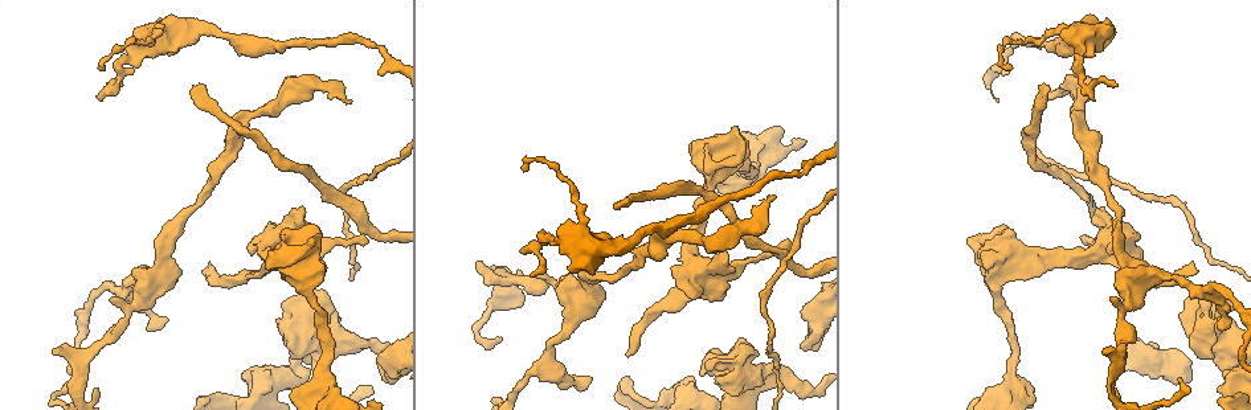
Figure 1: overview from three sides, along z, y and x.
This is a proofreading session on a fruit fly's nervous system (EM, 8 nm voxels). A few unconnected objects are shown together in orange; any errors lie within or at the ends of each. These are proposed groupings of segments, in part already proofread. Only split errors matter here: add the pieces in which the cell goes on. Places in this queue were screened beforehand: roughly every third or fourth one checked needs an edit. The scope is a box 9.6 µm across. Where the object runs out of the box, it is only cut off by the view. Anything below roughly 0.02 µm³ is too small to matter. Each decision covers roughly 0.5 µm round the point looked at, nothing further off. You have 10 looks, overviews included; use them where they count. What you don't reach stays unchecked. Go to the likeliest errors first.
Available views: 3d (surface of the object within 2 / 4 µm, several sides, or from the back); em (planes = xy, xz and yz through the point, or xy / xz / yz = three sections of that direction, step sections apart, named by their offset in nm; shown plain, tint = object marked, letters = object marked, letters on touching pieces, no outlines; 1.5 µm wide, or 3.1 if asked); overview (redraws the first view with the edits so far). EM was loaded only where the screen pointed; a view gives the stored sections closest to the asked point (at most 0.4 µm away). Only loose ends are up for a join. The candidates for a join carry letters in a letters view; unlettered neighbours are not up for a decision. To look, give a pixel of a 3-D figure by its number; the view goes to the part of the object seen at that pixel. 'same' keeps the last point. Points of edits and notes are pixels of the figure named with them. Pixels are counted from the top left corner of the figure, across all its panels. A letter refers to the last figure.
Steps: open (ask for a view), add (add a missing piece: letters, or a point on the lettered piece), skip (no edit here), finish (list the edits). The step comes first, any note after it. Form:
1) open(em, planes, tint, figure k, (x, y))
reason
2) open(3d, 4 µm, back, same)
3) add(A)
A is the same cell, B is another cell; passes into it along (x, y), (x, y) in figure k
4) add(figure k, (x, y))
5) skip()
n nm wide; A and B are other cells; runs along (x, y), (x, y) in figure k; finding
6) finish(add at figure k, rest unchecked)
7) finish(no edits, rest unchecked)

open(em, planes, letters, figure 1, (1192, 270))
branch stops here

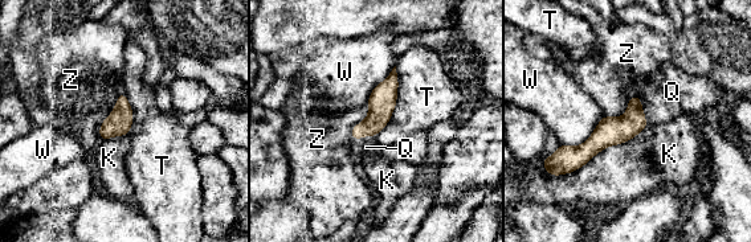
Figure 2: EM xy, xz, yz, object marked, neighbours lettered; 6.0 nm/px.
add(Q)
150 nm wide; K touches over 650 nm; Q is the same cell, K, T, W and Z are other cells; the cell continues

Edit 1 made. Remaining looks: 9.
open(em, xy, step 8, tint, figure 1, (349, 100))
end of a long branch

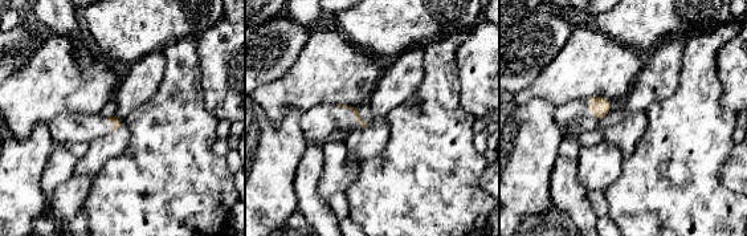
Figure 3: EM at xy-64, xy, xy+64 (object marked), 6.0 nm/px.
open(em, planes, letters, same)

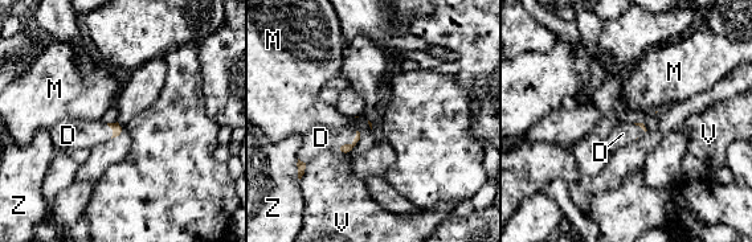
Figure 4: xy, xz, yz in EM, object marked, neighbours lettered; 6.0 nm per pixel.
add(D)
D is the same cell, M, V and Z are other cells; passes into it along (343, 148), (347, 144), (321, 138) in figure 4; the cell continues

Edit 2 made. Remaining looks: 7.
open(overview)

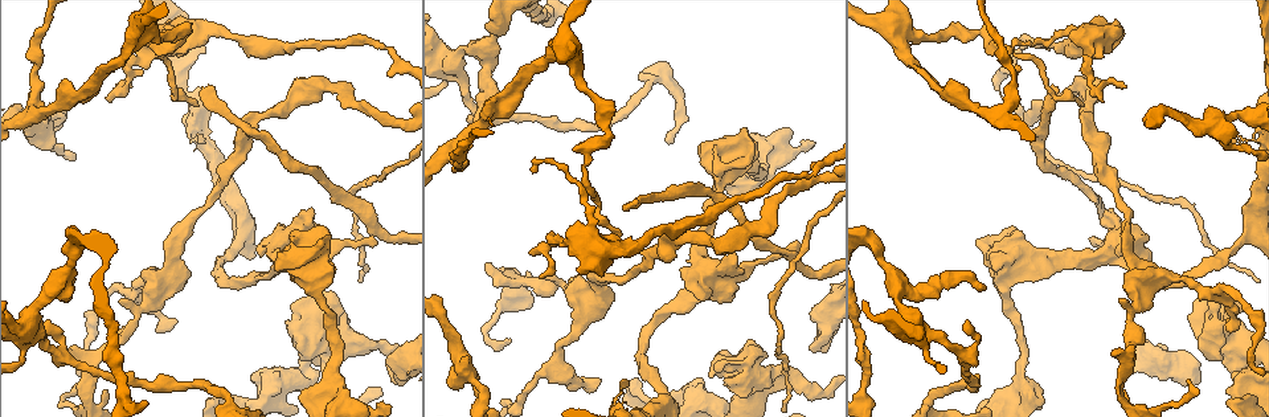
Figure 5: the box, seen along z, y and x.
open(em, yz, step 4, letters, figure 5, (485, 264))
free end

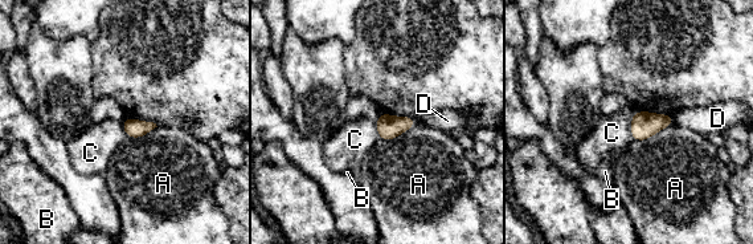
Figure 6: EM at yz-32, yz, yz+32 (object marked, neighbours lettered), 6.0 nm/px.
open(em, planes, letters, same)
another direction

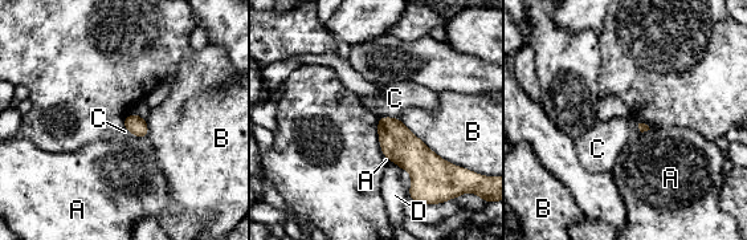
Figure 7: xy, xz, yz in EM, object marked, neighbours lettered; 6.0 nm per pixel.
skip()
A, B, C and D are other cells; border along (380, 116), (396, 118) in figure 7; no lettered piece goes on from it

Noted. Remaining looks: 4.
finish(add at figure 2, add at figure 4, rest unchecked)

